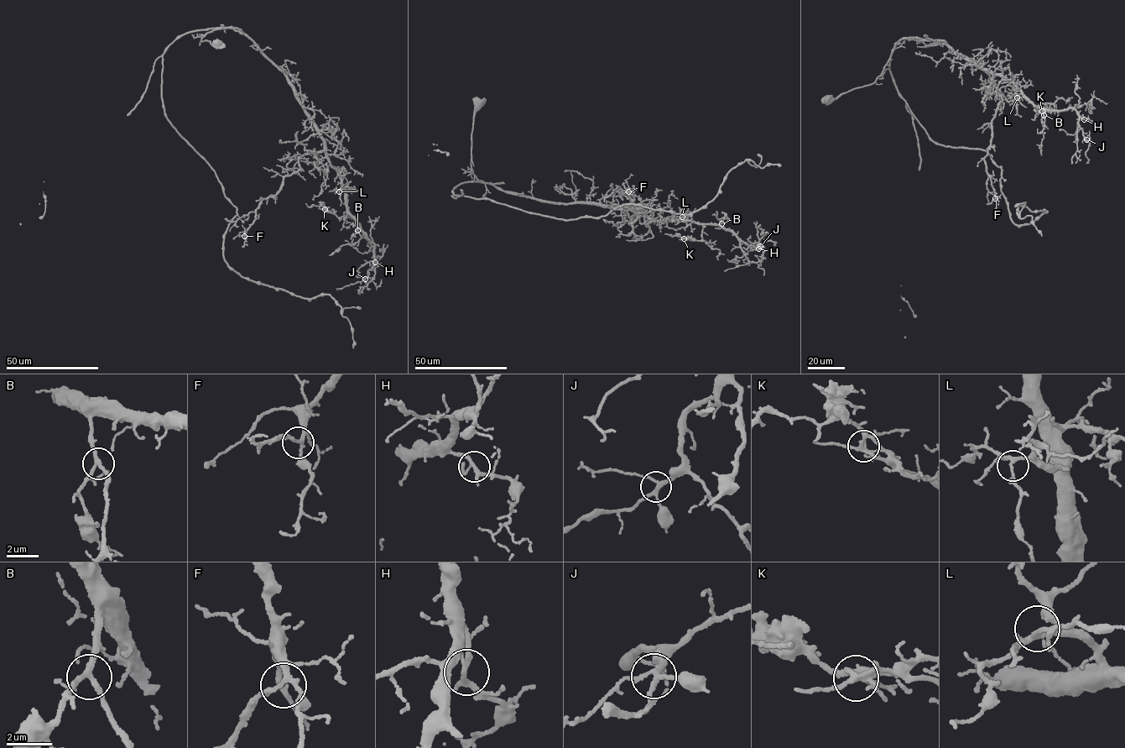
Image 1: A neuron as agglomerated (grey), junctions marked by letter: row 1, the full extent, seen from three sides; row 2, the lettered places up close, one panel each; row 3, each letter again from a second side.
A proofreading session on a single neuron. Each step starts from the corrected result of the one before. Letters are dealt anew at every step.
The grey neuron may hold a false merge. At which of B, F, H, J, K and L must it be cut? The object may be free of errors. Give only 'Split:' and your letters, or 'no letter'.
Split: K

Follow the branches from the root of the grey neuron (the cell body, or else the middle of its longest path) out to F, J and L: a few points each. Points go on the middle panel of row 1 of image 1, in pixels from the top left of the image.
F: (477, 102), (471, 164), (479, 180), (540, 201), (643, 212), (632, 222), (632, 201), (622, 192), (628, 191)
J: (477, 102), (471, 164), (479, 180), (540, 201), (627, 206), (657, 220), (716, 225), (749, 246), (760, 246)
L: (477, 102), (471, 164), (479, 180), (540, 201), (581, 201), (627, 206), (657, 220), (686, 220), (682, 217)

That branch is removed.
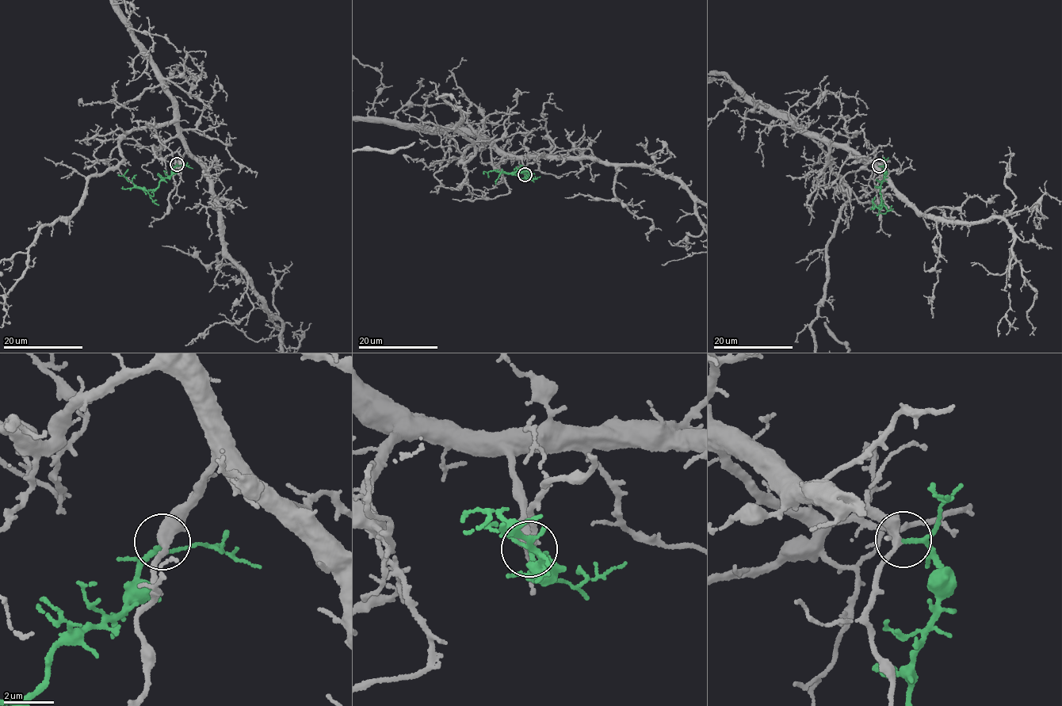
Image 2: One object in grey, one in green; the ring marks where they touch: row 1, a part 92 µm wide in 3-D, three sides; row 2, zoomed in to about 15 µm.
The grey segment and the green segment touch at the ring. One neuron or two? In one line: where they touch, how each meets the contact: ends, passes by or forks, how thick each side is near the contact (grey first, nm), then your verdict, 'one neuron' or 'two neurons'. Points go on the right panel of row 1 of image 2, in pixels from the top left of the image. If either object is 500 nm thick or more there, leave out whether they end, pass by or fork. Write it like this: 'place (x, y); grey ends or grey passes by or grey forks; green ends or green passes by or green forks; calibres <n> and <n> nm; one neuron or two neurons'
place (879, 166); grey passes by; green passes by; calibres 340 and 140 nm; one neuron

